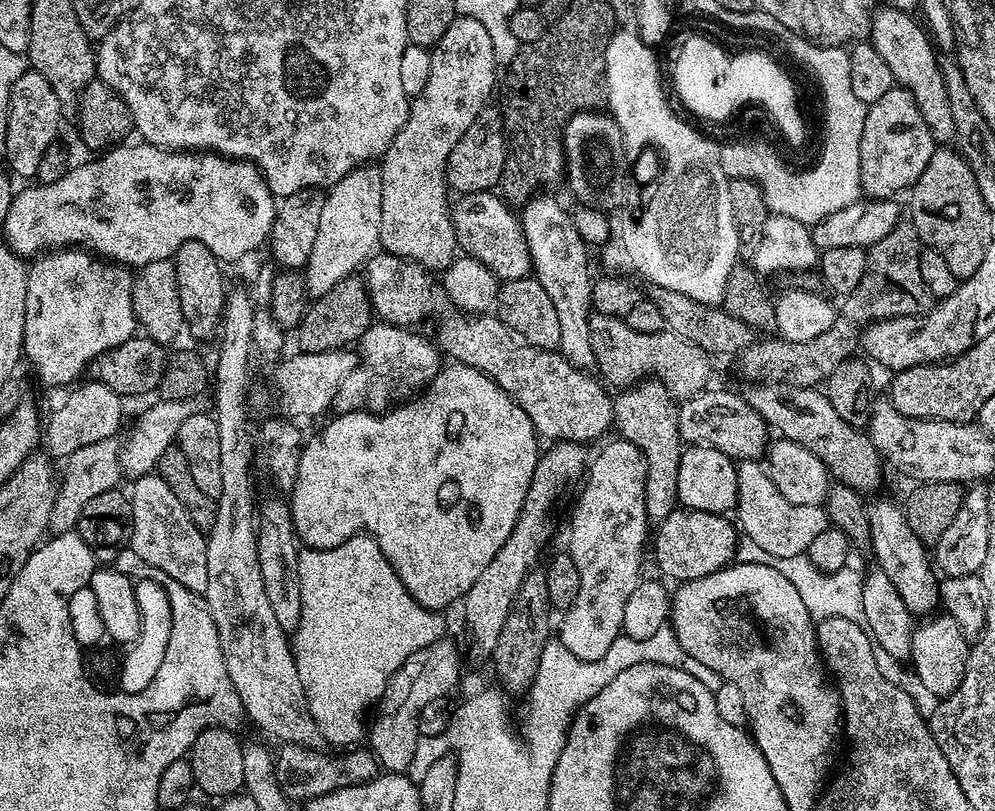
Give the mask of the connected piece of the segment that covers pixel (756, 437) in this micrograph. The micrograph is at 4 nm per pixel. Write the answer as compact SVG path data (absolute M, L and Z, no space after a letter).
M715 386L679 405L678 430L685 445L709 444L737 462L763 457L770 443L768 424L747 404L743 395L739 391L727 392L726 389Z

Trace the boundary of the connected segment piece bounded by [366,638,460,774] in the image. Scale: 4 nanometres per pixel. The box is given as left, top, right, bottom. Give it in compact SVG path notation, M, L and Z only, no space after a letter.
M448 638L435 640L430 646L410 654L410 658L406 658L406 662L402 662L399 670L389 678L375 705L374 715L366 732L367 747L385 773L404 774L409 771L407 768L411 766L412 759L413 764L417 759L416 747L422 743L418 730L418 714L422 714L422 706L445 699L449 695L447 692L459 678L460 656Z

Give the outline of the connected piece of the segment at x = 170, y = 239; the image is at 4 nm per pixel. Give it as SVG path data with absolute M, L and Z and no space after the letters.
M135 143L129 148L113 146L81 168L69 167L66 175L53 184L37 183L36 188L24 188L21 192L19 189L2 226L3 243L25 258L62 248L87 249L132 270L150 262L172 260L178 246L187 240L202 242L222 262L240 260L269 243L278 200L255 164L203 150L173 150Z

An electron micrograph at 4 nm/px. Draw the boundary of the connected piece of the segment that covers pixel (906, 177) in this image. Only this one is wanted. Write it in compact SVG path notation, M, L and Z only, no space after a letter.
M899 86L886 90L878 102L867 105L865 114L860 146L863 195L874 200L887 200L903 188L904 191L911 189L922 170L926 170L926 162L930 162L937 147L912 95Z

